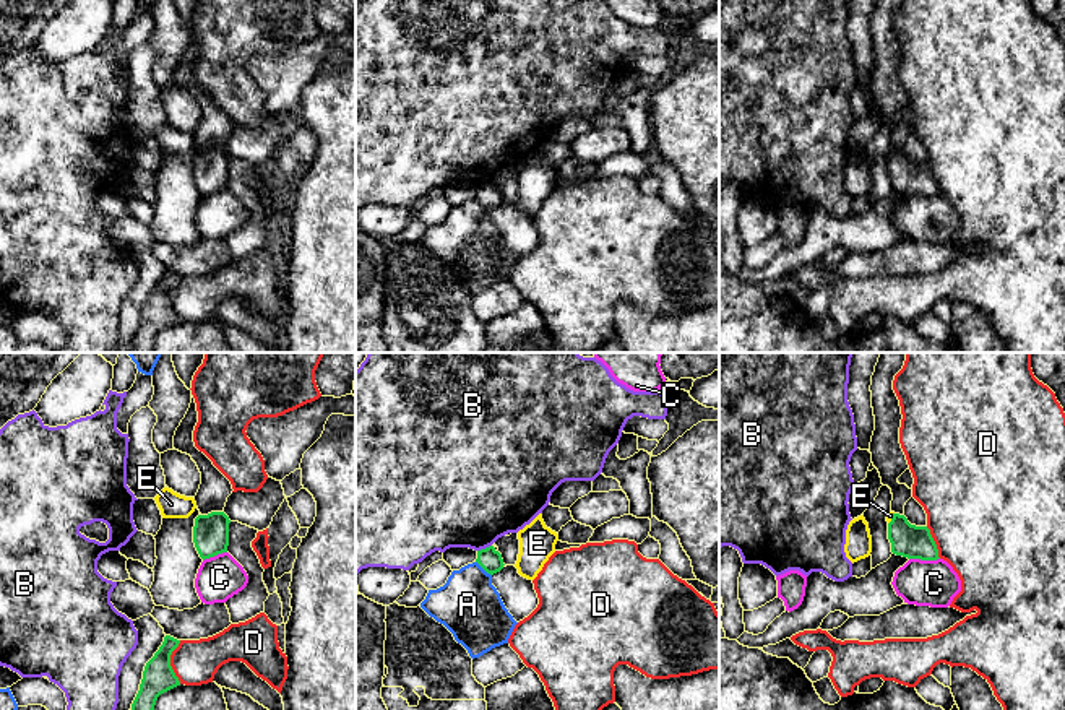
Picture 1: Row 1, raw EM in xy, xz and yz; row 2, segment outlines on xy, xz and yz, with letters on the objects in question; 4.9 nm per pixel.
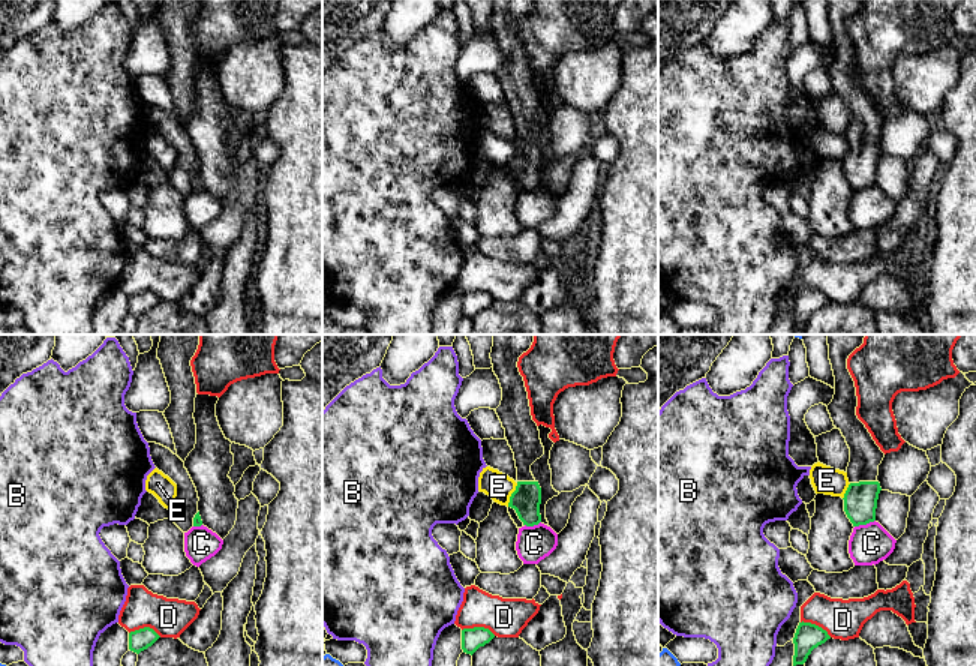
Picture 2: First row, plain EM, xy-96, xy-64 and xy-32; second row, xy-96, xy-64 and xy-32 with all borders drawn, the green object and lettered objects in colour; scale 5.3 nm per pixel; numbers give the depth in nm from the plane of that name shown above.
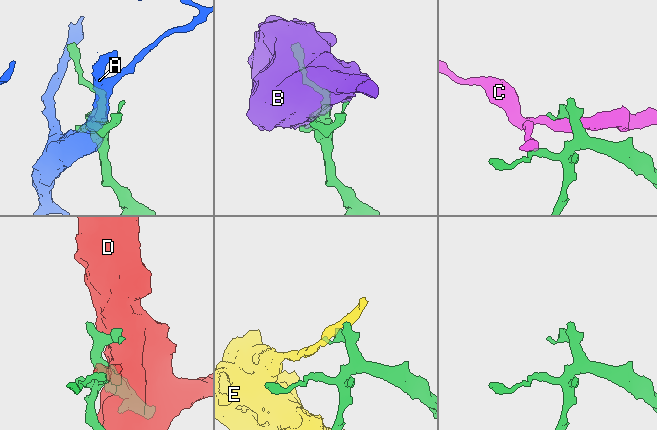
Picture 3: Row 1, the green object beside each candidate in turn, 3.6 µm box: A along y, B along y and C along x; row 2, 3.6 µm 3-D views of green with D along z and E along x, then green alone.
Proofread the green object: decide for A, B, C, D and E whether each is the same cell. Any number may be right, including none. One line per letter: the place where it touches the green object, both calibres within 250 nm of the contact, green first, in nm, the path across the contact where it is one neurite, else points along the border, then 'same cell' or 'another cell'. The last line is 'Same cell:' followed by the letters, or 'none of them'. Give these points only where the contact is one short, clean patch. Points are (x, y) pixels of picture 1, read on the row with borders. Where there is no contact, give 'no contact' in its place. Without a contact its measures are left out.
A: contact xz (484, 569); calibres 110 and 320 nm; another cell
B: contact xz (486, 548); calibres 110 and 460 nm; another cell
C: contact yz (924, 559); calibres 170 and 220 nm; another cell
D: contact xy (169, 662); calibres 160 and 220 nm; another cell
E: contact yz (892, 519); calibres 170 and 30 nm; another cell
Same cell: none of them

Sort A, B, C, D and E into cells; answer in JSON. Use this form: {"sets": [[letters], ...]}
{"sets": [["A"], ["B"], ["C"], ["D"], ["E"]]}

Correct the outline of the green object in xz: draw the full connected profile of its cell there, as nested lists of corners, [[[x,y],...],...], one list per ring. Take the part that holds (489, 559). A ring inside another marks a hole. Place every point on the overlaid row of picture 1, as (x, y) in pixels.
[[[494,546],[477,551],[476,562],[490,575],[500,572],[505,565],[502,554]]]

